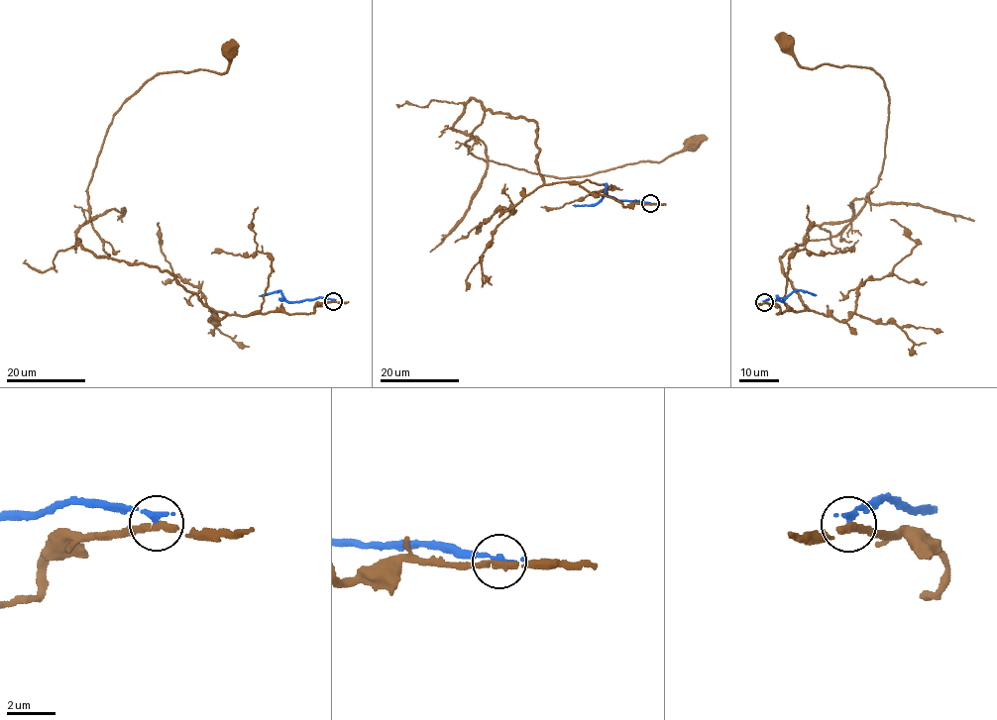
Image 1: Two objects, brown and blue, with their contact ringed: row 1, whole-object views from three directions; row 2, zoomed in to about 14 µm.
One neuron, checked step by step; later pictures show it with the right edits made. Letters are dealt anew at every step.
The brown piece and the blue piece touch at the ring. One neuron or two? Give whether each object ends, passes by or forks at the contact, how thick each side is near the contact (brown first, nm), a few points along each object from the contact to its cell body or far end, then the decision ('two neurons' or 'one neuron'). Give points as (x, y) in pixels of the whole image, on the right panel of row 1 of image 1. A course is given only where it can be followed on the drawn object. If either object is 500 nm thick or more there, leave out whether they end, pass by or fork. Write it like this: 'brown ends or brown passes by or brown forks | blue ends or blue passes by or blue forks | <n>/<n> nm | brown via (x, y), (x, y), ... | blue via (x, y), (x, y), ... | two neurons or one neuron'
brown passes by | blue ends | 280/260 nm | brown via (764, 301), (808, 310), (779, 257), (858, 213), (889, 112), (873, 69), (806, 68), (788, 43) | blue via (764, 301), (772, 298), (785, 300), (796, 290), (816, 295) | two neurons

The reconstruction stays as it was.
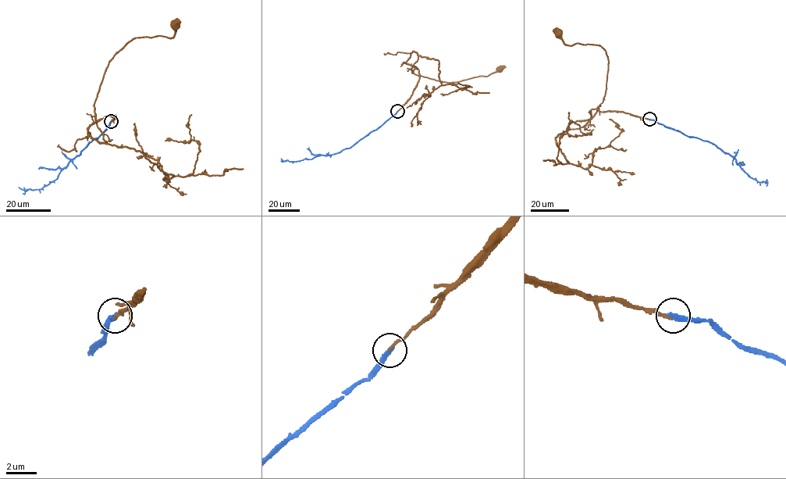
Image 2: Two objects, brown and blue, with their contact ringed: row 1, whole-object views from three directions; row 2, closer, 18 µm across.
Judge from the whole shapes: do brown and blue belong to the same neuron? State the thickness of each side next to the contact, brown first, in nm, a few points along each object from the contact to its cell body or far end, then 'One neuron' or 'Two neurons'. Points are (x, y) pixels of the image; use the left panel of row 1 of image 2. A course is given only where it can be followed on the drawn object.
Thickness 170 nm (brown) against 280 nm. Course of brown: (112, 122), (105, 116), (88, 132), (107, 142), (94, 108), (109, 61), (133, 39), (172, 38), (175, 24). Course of blue: (112, 121), (97, 139), (88, 142), (62, 169), (56, 179), (41, 188), (24, 190), (19, 187). One neuron

